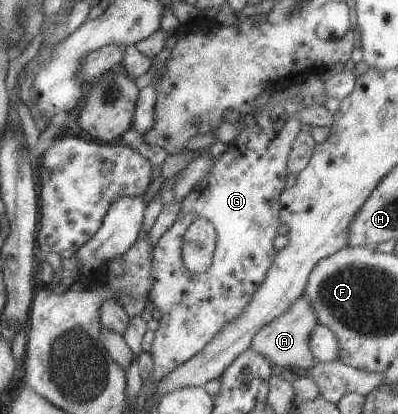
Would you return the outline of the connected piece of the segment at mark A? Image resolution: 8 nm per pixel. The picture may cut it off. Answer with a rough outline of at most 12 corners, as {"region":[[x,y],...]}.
{"region":[[300,295],[258,329],[249,349],[271,365],[306,370],[316,324]]}

